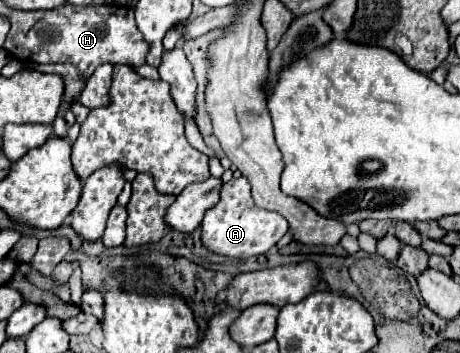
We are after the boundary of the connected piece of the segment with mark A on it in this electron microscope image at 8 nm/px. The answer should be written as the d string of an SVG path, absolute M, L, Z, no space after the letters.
M233 177L221 187L219 203L205 213L205 219L199 229L201 243L207 251L231 259L249 259L253 255L263 255L273 245L277 245L277 241L287 233L289 223L281 215L257 207L251 197L249 181L245 177Z

